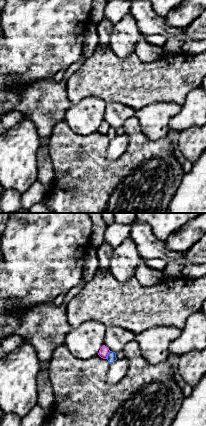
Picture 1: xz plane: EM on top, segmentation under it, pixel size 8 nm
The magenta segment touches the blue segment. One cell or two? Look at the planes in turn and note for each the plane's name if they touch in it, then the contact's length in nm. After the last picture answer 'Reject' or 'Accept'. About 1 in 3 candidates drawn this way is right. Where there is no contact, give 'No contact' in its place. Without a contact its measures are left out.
Touches magenta in xz. Shared border 70 nm

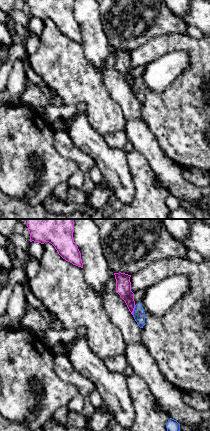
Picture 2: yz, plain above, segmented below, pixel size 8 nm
Touches magenta in yz. Shared border 100 nm

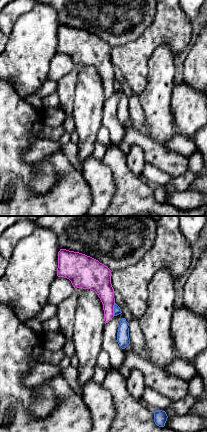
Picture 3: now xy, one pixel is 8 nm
Touches magenta in xy. Shared border 110 nm

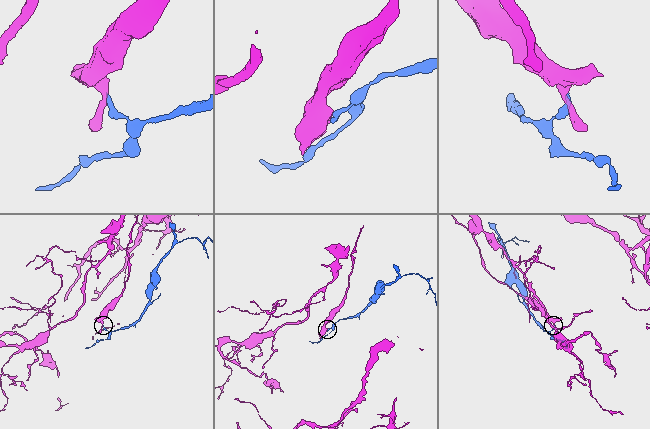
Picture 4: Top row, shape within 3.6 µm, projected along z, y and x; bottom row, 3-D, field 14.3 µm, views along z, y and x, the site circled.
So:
Reject

